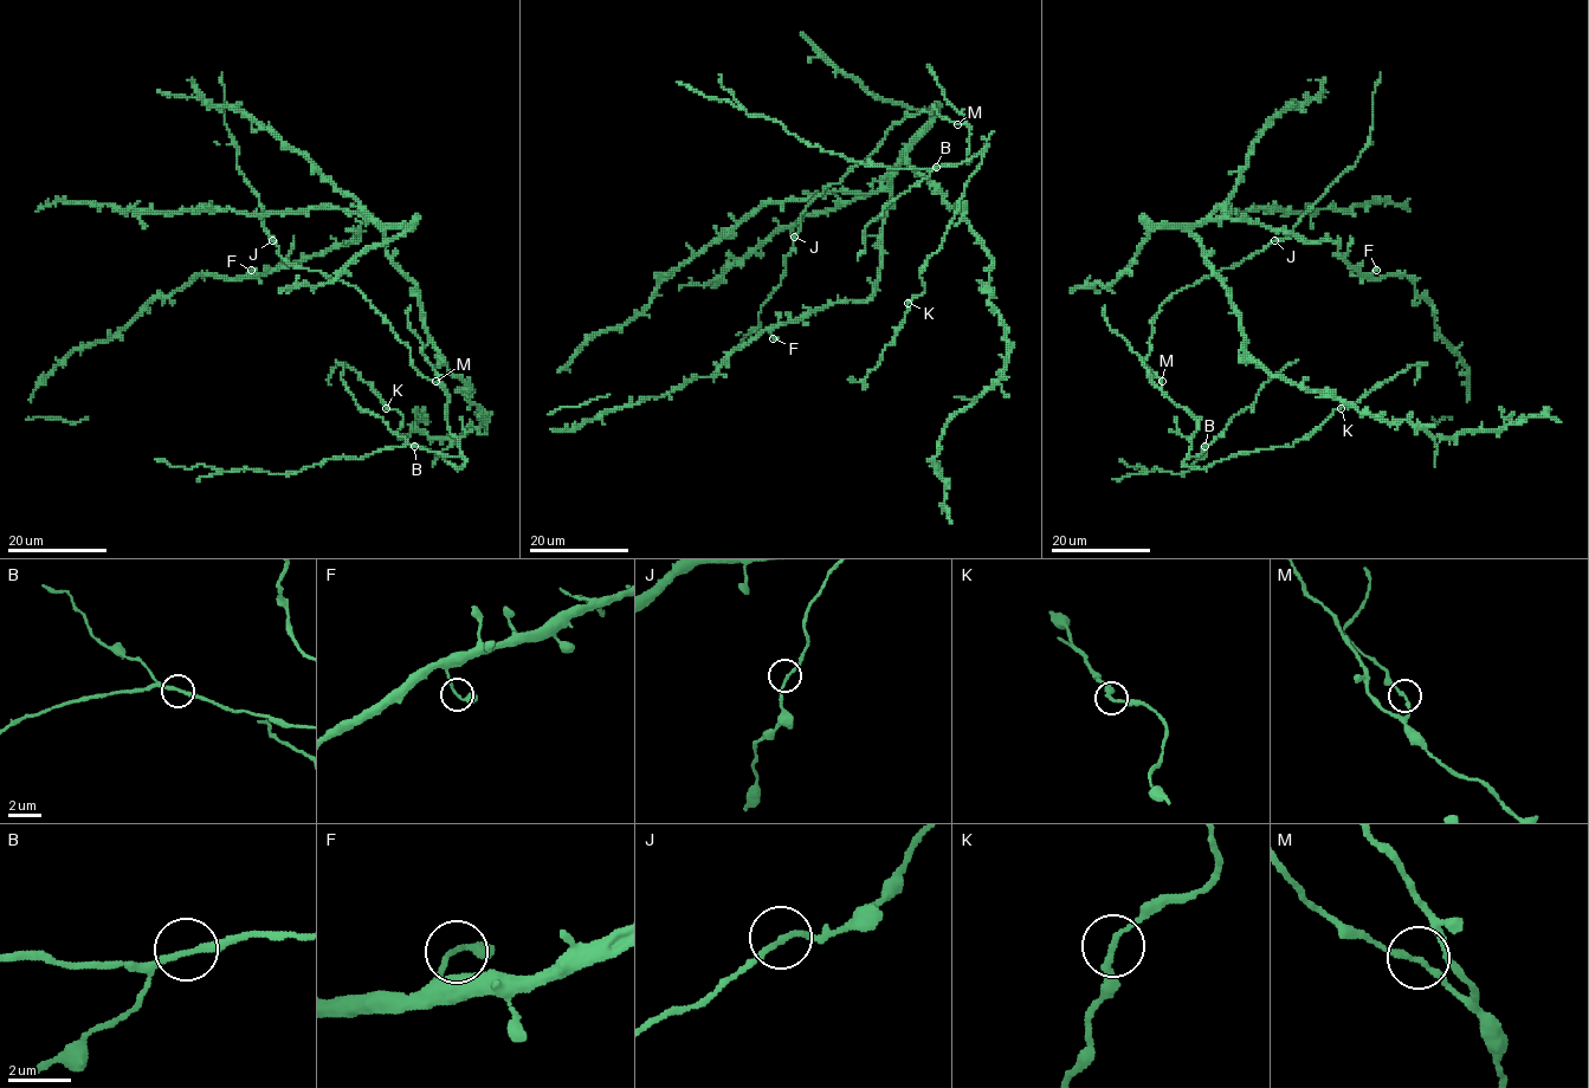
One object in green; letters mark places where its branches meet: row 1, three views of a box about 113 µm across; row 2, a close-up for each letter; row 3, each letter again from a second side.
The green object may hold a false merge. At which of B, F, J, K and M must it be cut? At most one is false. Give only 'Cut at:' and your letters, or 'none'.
Cut at: none

